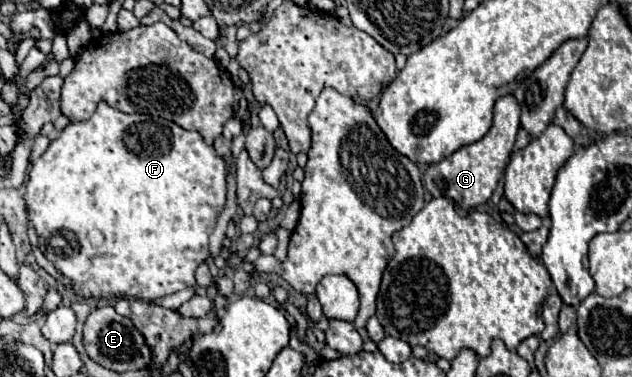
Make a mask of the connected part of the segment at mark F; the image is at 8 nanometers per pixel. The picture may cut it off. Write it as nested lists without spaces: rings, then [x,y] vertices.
[[[99,103],[97,111],[89,121],[69,123],[61,131],[61,135],[55,141],[51,141],[49,149],[33,163],[29,171],[25,197],[29,207],[29,221],[35,225],[35,231],[39,237],[39,249],[61,275],[73,281],[71,285],[67,285],[67,289],[71,289],[75,295],[83,299],[125,297],[125,299],[153,301],[195,285],[195,269],[199,267],[199,263],[203,263],[209,257],[209,235],[213,233],[217,217],[225,207],[225,195],[227,195],[225,177],[227,177],[225,161],[217,157],[215,149],[207,145],[197,131],[187,131],[175,125],[173,121],[153,117],[153,115],[127,115],[109,107],[107,103]]]

